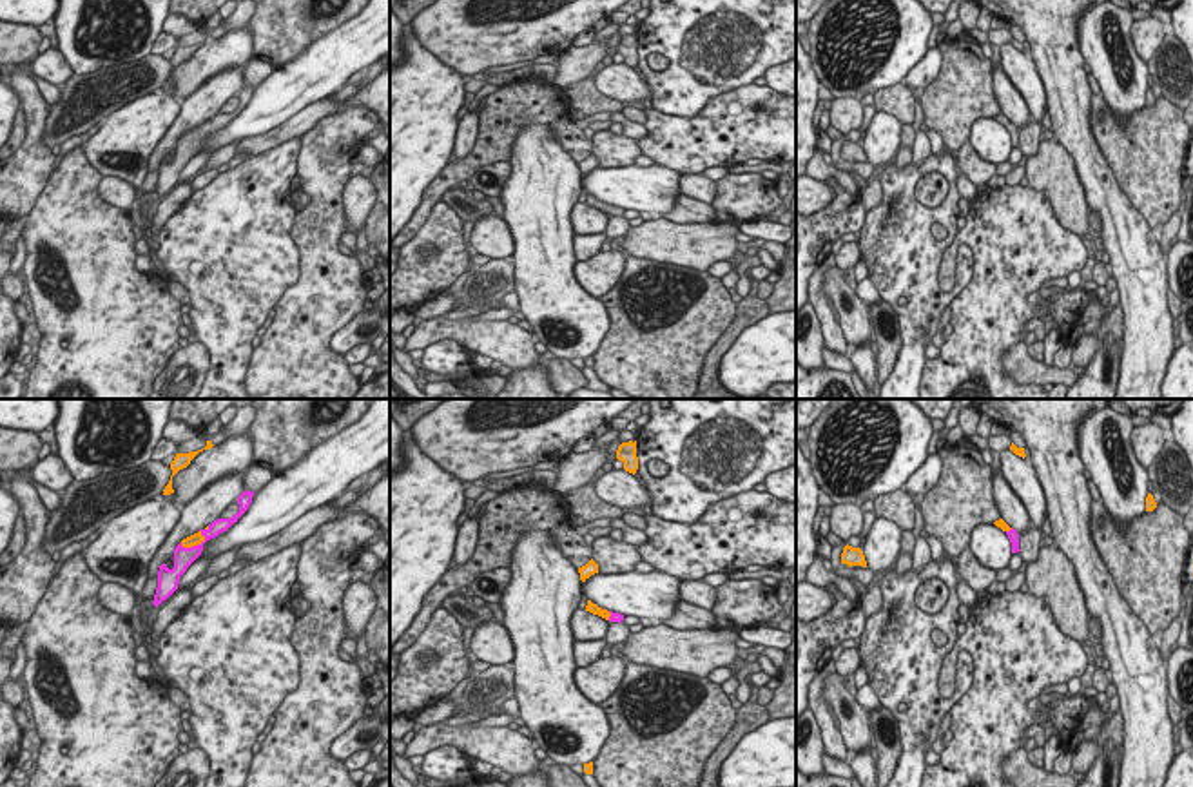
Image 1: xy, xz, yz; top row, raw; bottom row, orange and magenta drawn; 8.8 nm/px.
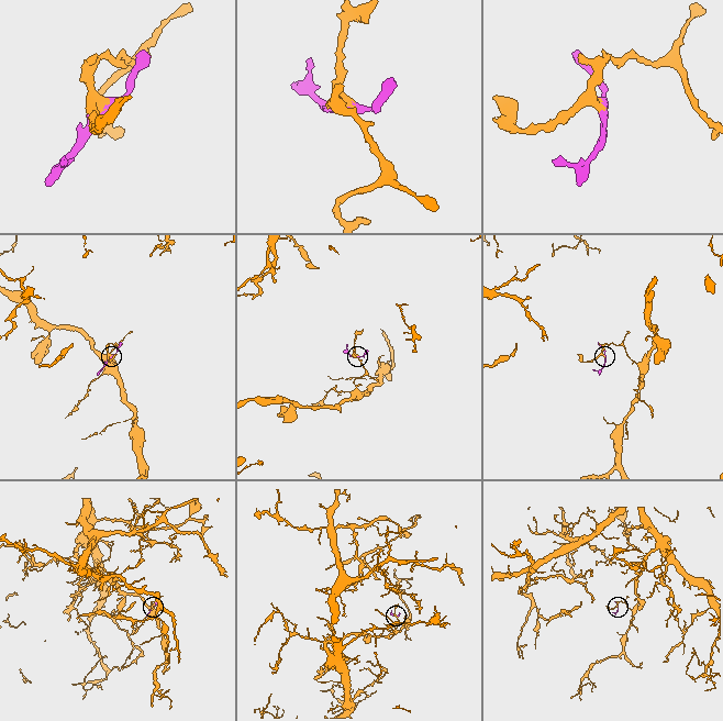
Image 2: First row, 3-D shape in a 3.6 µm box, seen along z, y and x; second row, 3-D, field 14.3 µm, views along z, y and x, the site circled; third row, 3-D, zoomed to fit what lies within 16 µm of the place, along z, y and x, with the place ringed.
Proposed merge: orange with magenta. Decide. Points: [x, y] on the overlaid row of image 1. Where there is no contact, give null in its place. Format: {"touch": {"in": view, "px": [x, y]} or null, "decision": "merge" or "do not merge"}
{"touch": {"in": "xy", "px": [193, 544]}, "decision": "merge"}

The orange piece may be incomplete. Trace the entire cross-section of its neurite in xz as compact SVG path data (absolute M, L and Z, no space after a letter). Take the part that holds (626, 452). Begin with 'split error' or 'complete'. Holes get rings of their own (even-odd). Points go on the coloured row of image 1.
complete; M636 441L622 442L616 450L616 459L624 462L626 471L635 475L638 470Z

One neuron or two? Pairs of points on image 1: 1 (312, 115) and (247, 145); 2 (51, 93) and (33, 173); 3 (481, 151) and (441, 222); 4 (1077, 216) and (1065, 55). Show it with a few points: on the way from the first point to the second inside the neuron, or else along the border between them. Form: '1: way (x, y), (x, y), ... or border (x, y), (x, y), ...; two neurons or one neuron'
1: way (296, 126), (263, 142); one neuron
2: border (29, 71), (48, 102); two neurons
3: border (437, 200), (414, 238); two neurons
4: border (1056, 136), (1072, 156), (1086, 196); two neurons

